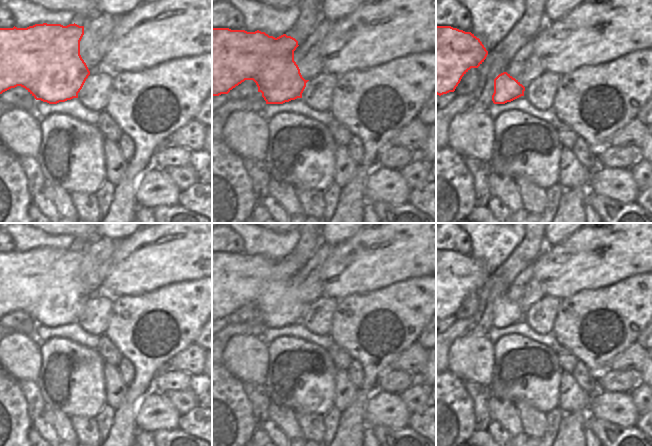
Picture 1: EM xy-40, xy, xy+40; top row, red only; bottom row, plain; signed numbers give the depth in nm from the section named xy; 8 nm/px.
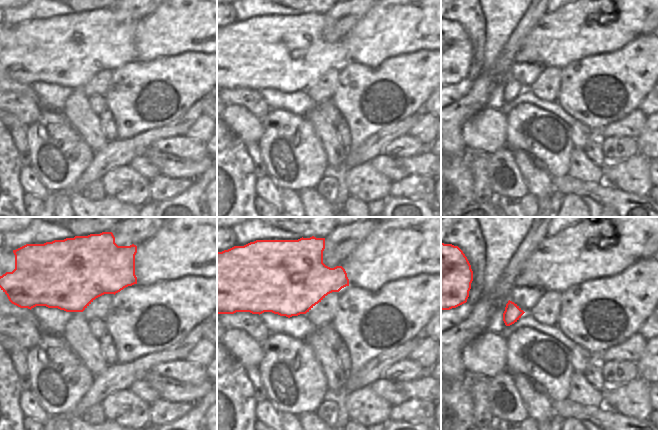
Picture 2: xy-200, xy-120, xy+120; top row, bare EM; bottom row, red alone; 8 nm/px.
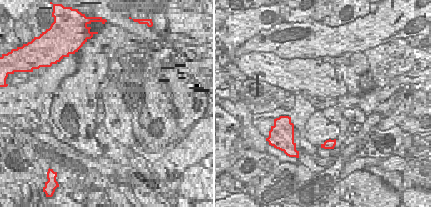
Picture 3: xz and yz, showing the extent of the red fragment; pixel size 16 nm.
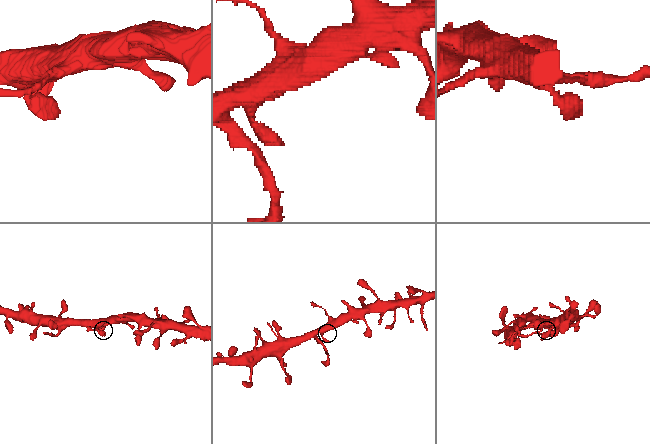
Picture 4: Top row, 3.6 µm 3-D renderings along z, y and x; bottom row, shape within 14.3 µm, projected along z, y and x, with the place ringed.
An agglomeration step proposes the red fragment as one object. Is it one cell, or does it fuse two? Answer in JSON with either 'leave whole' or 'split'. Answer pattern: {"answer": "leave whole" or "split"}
{"answer": "leave whole"}

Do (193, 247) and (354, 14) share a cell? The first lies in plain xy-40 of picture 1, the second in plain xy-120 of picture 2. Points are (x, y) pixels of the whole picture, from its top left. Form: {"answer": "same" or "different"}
{"answer": "different"}

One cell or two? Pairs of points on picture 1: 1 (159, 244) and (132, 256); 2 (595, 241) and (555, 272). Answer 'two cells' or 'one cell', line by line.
1: one cell
2: one cell

